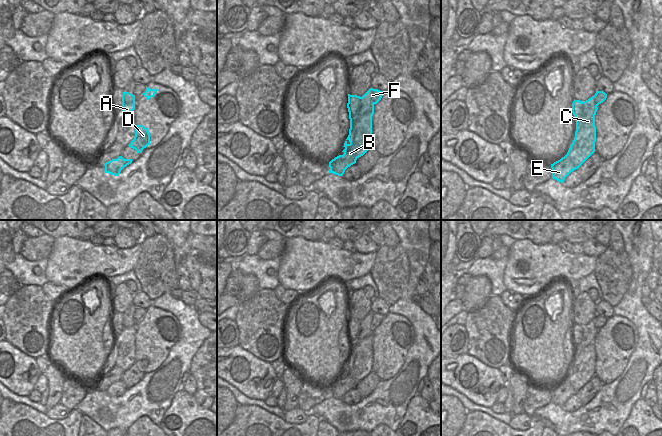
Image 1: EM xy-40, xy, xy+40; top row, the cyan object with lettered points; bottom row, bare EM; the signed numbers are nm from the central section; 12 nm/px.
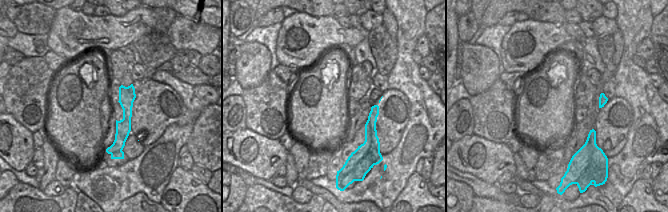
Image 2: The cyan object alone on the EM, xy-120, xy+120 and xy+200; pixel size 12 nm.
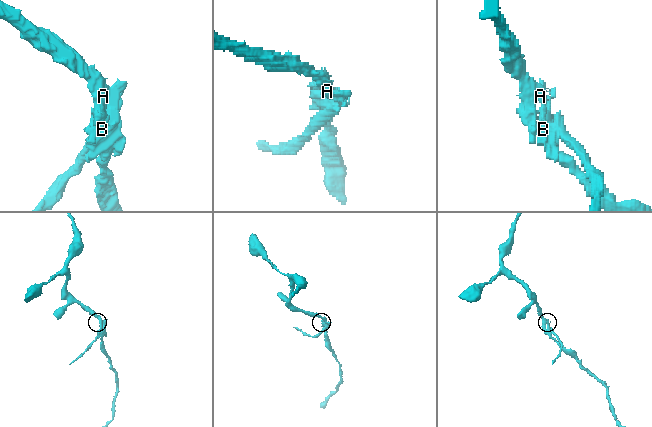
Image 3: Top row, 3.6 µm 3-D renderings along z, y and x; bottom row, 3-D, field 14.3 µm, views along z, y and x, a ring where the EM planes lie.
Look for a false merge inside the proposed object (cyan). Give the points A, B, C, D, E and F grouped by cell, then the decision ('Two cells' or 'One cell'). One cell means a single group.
Groups: A B C D E F. One cell

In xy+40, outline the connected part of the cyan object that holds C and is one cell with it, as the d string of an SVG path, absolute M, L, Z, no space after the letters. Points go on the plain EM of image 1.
M596 315L594 320L584 326L574 323L572 337L576 343L575 361L567 378L551 388L553 403L563 408L565 402L595 376L595 339L598 334L597 330L606 322L605 316Z

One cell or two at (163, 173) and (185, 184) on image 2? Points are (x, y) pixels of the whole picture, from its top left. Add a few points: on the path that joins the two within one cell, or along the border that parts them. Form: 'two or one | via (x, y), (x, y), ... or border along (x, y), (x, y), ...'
two | border along (177, 167), (163, 190)

